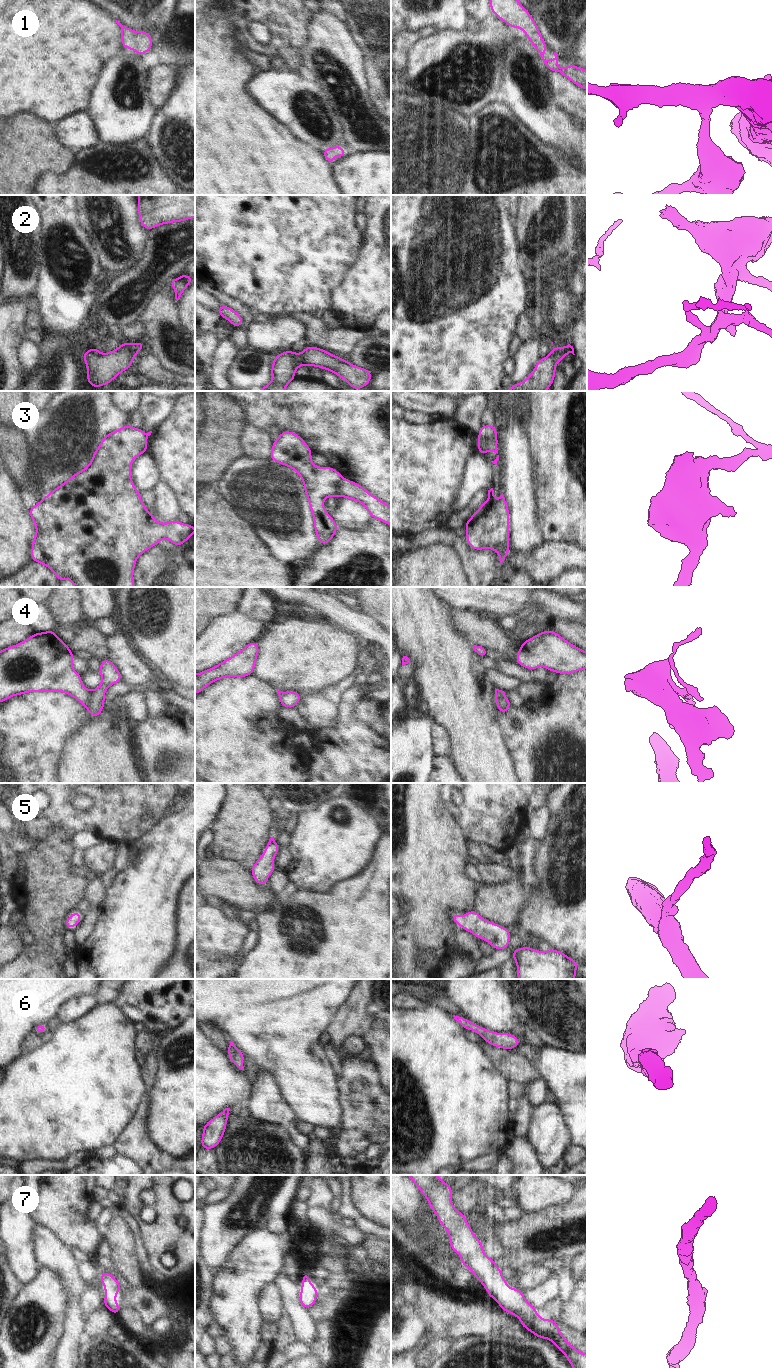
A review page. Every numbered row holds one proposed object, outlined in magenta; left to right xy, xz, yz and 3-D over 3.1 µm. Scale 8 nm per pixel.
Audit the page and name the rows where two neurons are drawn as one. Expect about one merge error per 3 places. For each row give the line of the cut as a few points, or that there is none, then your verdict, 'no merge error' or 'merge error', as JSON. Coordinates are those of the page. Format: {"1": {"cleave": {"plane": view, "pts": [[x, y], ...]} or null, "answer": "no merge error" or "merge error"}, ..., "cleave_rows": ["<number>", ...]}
{"1": {"cleave": null, "answer": "no merge error"}, "2": {"cleave": null, "answer": "no merge error"}, "3": {"cleave": {"plane": "yz", "pts": [[478, 436], [488, 445], [496, 448]]}, "answer": "merge error"}, "4": {"cleave": {"plane": "xy", "pts": [[91, 691], [88, 701], [84, 705]]}, "answer": "merge error"}, "5": {"cleave": null, "answer": "no merge error"}, "6": {"cleave": null, "answer": "no merge error"}, "7": {"cleave": null, "answer": "no merge error"}, "cleave_rows": ["3", "4"]}

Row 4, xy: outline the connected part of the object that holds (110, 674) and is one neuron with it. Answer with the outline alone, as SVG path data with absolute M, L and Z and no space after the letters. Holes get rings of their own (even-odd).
M108 658L101 660L99 674L102 677L102 682L96 689L91 691L88 702L85 705L92 717L100 716L105 706L104 696L107 688L123 680L119 670Z

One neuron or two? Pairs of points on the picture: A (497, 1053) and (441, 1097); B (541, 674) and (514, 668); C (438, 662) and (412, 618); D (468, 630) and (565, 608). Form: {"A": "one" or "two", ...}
{"A": "two", "B": "one", "C": "one", "D": "two"}

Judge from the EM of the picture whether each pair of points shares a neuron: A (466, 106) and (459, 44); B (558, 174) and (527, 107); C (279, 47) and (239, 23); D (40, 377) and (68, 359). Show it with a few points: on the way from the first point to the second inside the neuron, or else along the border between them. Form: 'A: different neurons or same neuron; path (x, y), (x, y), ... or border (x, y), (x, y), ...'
A: same neuron; path (466, 91), (466, 79), (459, 69), (459, 59)
B: different neurons; border (527, 128), (544, 144), (549, 145), (554, 150)
C: same neuron; path (267, 47), (254, 46), (244, 35)
D: same neuron; path (47, 377), (50, 377), (61, 366)

